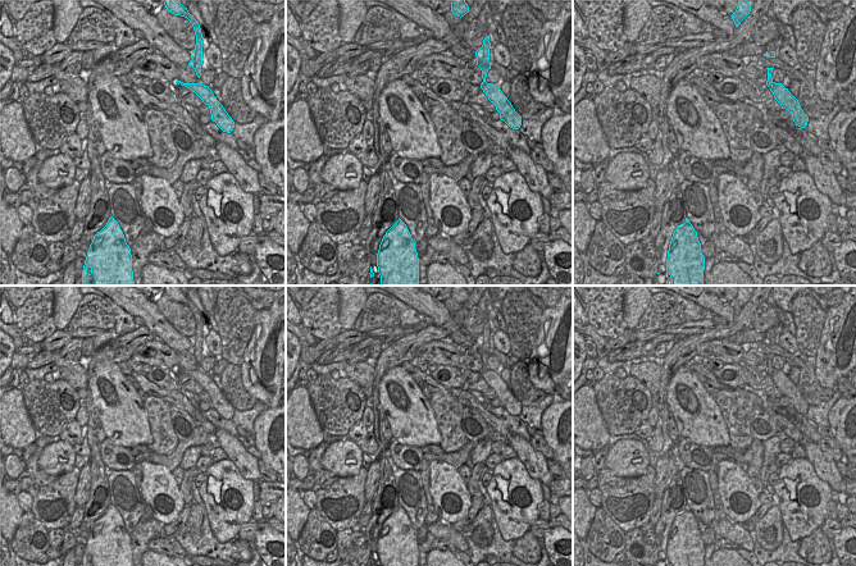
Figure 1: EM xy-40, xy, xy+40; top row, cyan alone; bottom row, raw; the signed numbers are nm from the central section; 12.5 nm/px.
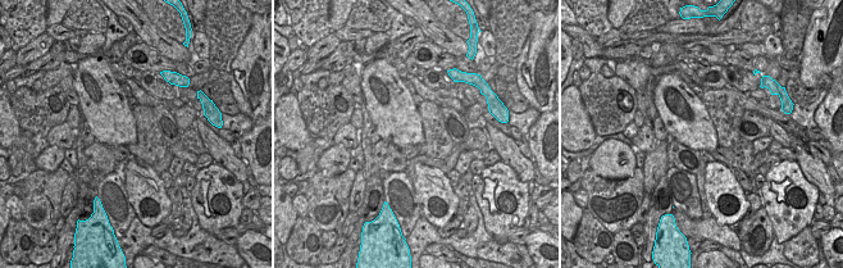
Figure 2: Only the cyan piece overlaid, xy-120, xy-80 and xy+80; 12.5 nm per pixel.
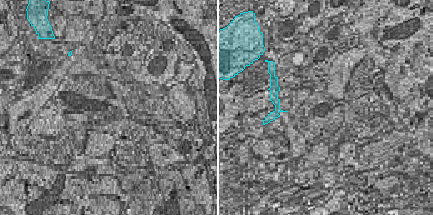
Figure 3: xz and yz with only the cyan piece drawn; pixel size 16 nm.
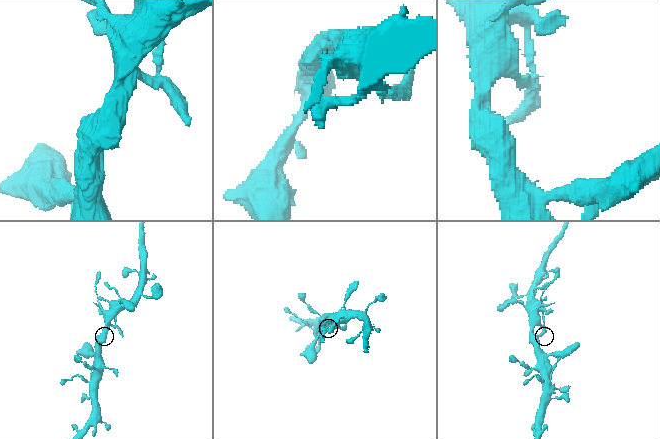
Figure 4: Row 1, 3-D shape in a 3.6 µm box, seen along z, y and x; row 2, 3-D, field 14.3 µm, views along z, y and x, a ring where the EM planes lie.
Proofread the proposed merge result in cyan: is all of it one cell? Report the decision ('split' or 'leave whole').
leave whole

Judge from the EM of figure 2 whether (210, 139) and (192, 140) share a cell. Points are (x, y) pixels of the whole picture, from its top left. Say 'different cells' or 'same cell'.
different cells

